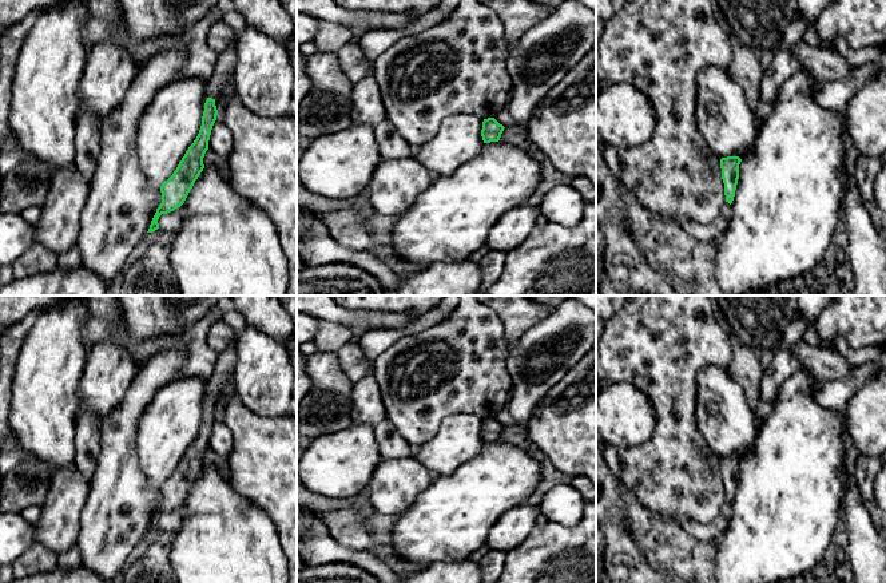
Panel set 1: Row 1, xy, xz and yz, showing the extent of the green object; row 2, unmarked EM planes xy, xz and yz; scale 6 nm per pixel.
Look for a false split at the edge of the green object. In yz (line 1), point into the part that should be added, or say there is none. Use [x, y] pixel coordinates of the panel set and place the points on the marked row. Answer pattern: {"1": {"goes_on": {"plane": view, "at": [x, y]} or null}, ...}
{"1": {"goes_on": null}}

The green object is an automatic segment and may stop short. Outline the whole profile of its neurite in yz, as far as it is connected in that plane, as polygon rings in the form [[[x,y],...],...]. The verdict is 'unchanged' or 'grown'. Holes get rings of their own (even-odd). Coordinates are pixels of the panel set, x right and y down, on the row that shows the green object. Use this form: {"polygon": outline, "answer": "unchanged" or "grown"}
{"polygon": [[[727,156],[720,159],[726,202],[728,202],[730,205],[732,203],[735,197],[735,190],[739,179],[740,162],[742,159],[739,156]]], "answer": "unchanged"}

